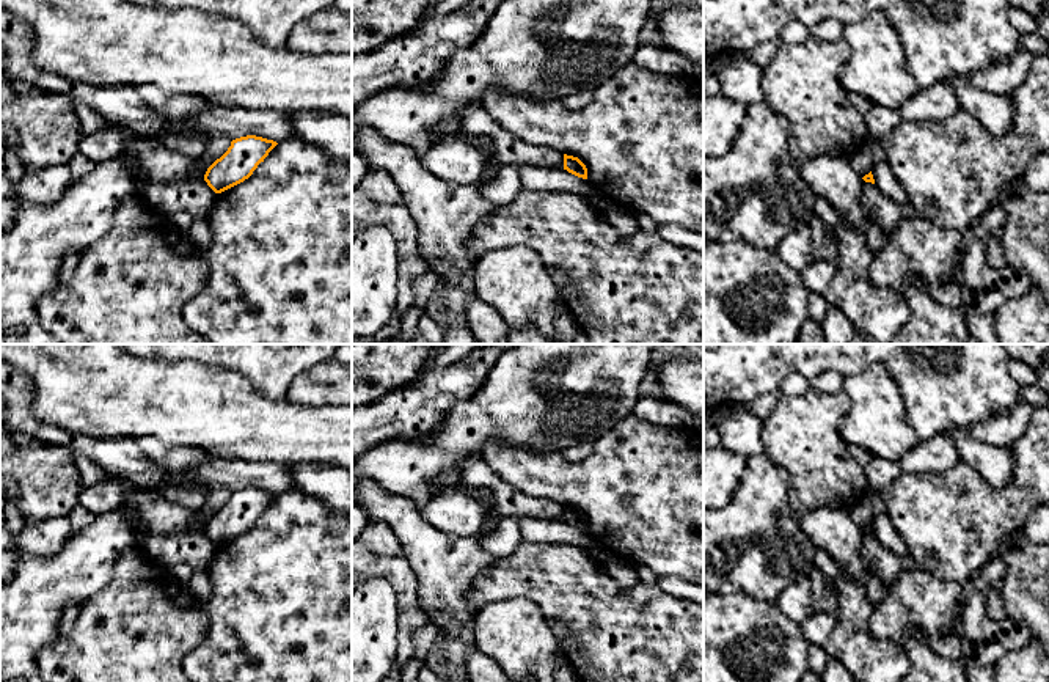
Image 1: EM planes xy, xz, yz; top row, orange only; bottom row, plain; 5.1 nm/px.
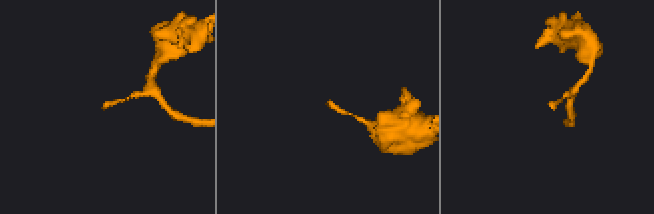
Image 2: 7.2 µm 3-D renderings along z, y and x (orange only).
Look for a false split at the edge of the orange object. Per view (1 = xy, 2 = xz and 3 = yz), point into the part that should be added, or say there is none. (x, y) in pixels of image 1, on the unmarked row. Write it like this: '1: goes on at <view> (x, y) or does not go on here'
1: does not go on here
2: does not go on here
3: does not go on here

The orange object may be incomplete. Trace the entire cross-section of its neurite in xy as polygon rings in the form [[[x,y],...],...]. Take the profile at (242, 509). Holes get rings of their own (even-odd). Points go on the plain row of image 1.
[[[256,487],[236,490],[207,520],[204,533],[215,545],[221,545],[248,531],[276,497],[273,492]]]

